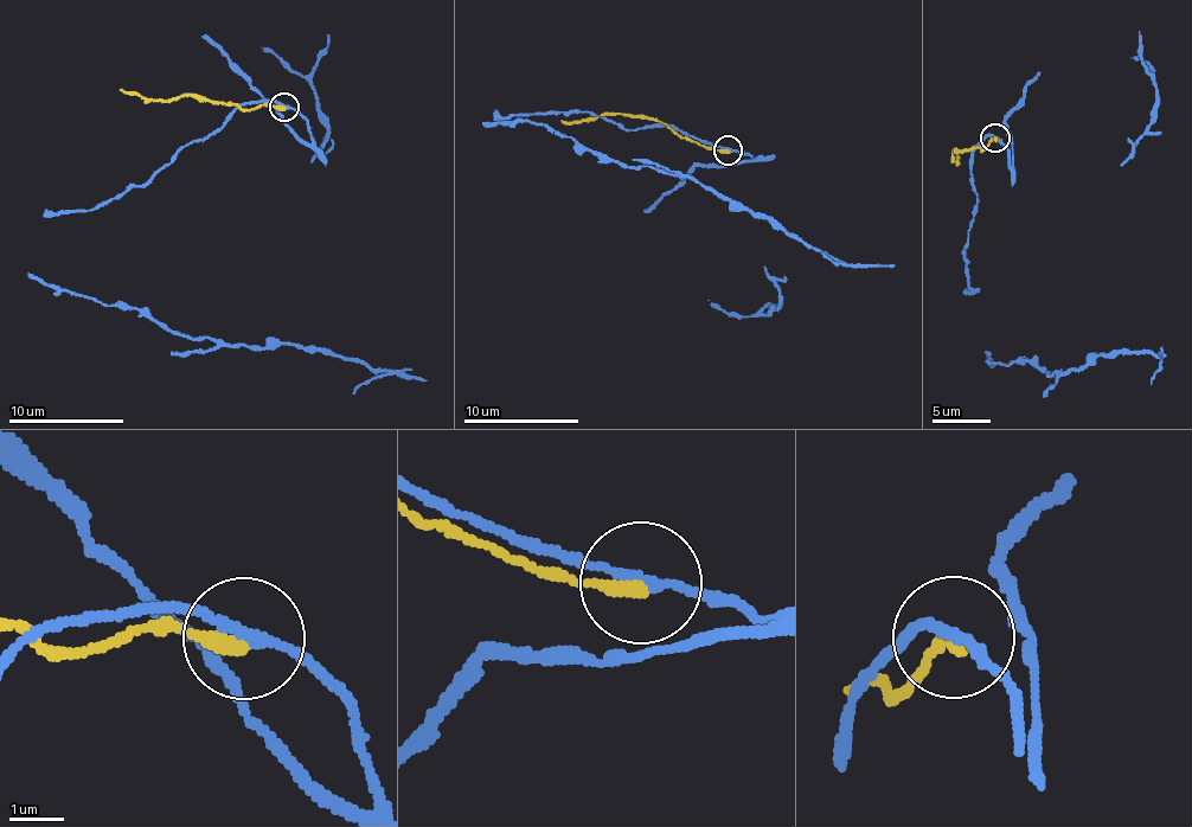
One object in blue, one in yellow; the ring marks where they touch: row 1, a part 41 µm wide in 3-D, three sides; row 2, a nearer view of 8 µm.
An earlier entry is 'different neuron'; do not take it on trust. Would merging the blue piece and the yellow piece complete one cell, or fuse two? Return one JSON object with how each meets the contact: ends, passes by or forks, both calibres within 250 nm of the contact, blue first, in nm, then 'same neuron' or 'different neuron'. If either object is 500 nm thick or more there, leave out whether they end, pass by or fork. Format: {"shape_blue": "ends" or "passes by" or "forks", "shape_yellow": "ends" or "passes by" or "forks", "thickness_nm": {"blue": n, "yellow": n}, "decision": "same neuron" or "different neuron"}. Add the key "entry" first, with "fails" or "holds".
{"entry": "holds", "shape_blue": "passes by", "shape_yellow": "ends", "thickness_nm": {"blue": 180, "yellow": 280}, "decision": "different neuron"}

